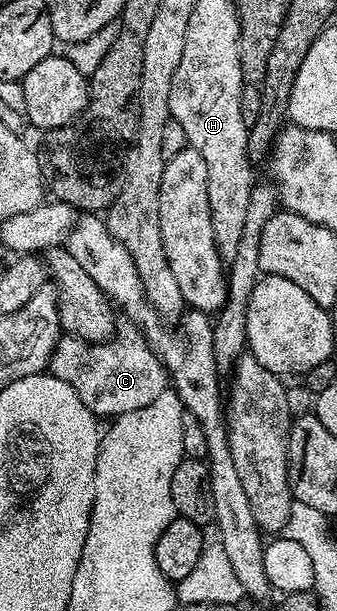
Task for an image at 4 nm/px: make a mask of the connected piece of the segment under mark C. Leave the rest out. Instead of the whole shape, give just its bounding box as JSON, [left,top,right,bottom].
[49,335,169,419]

